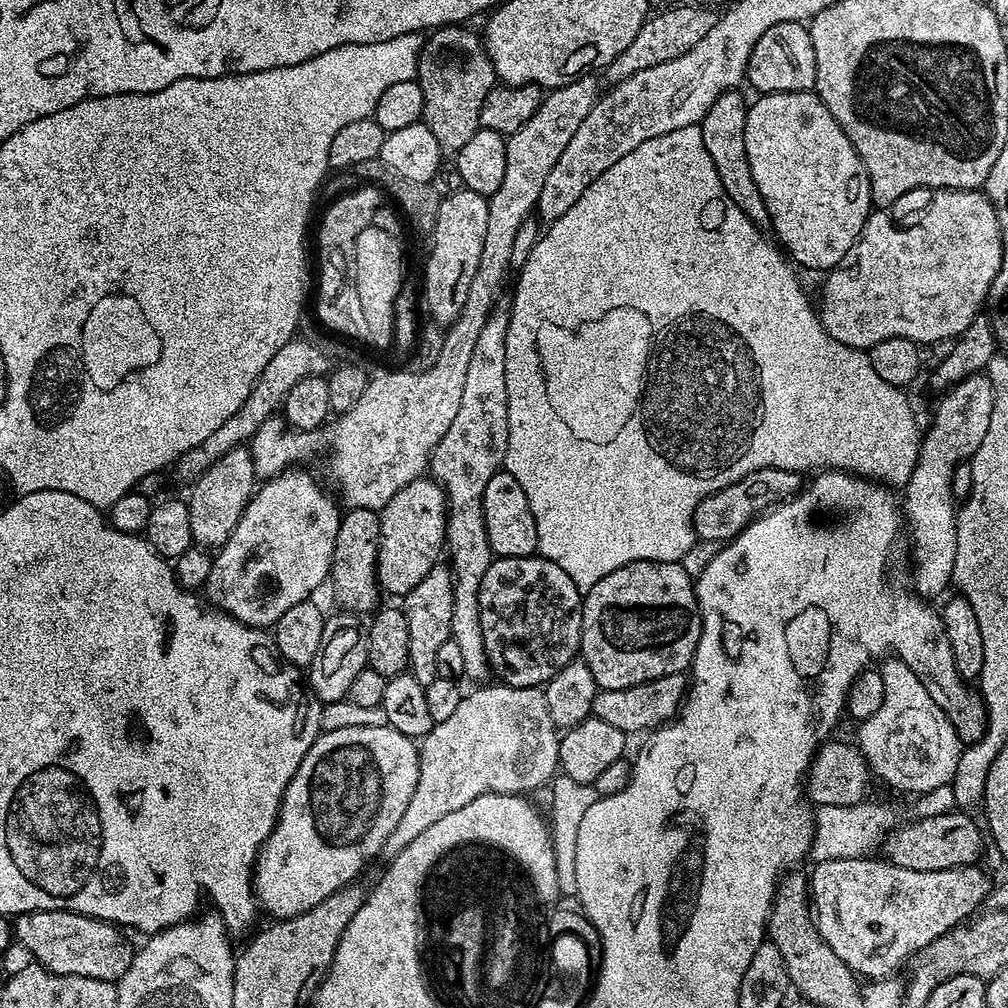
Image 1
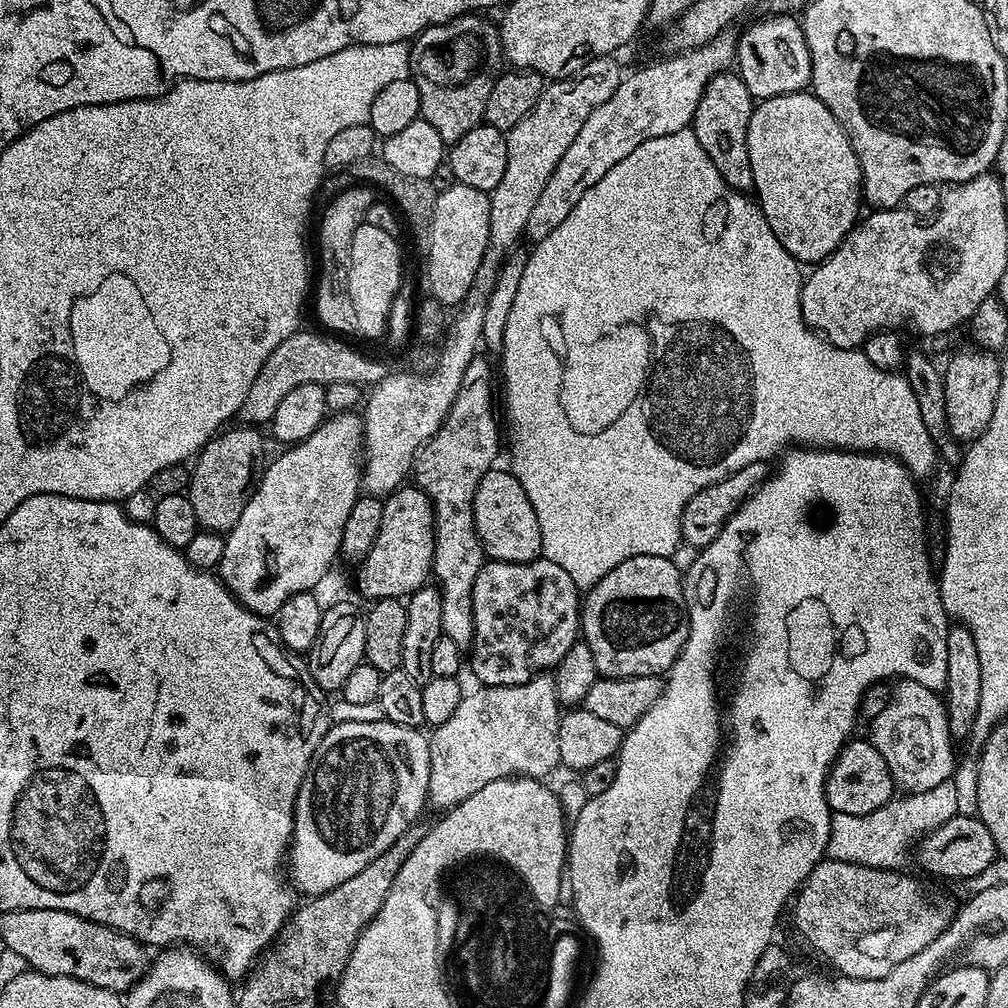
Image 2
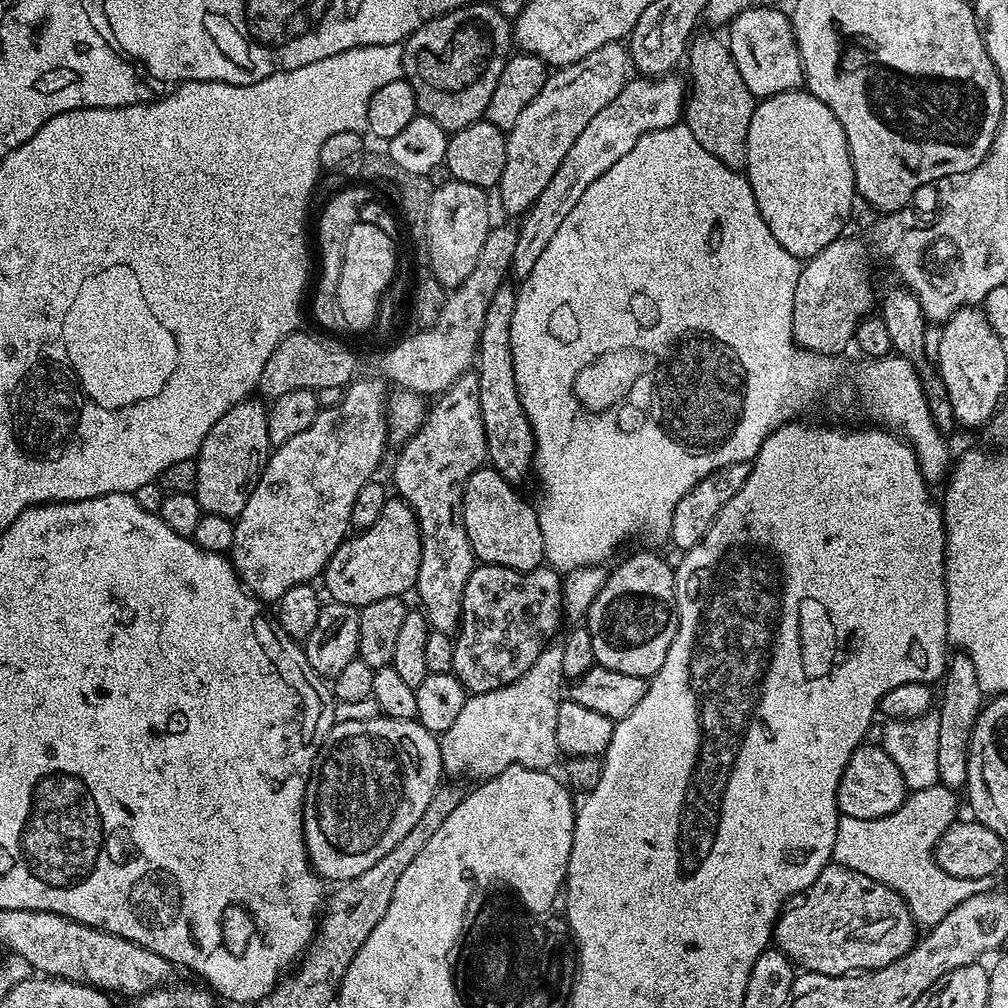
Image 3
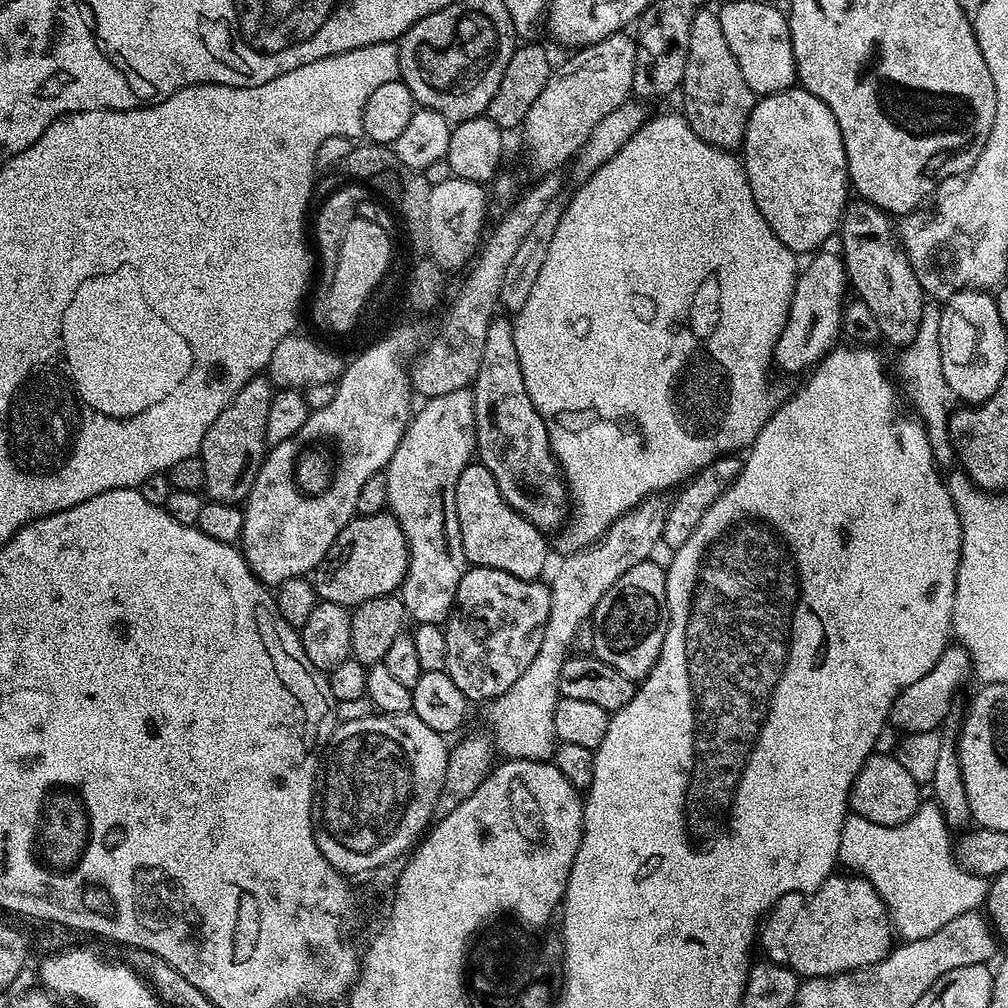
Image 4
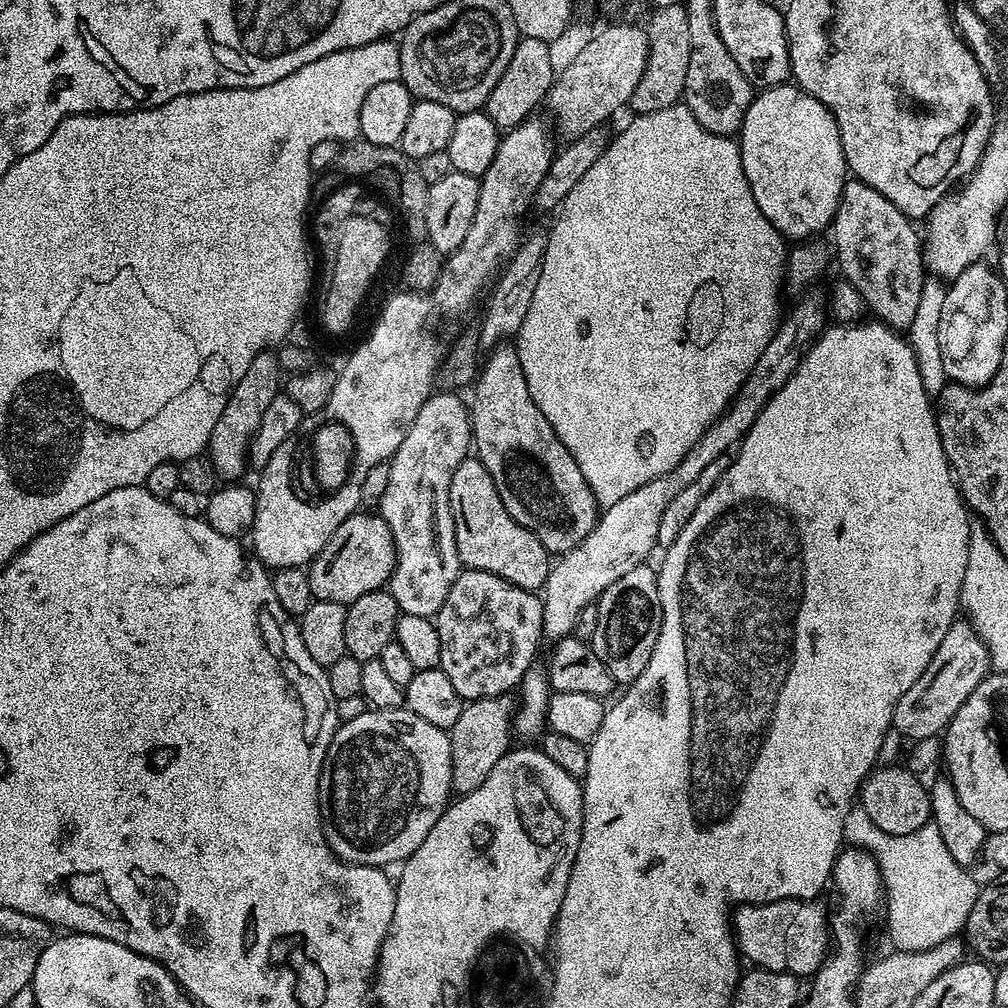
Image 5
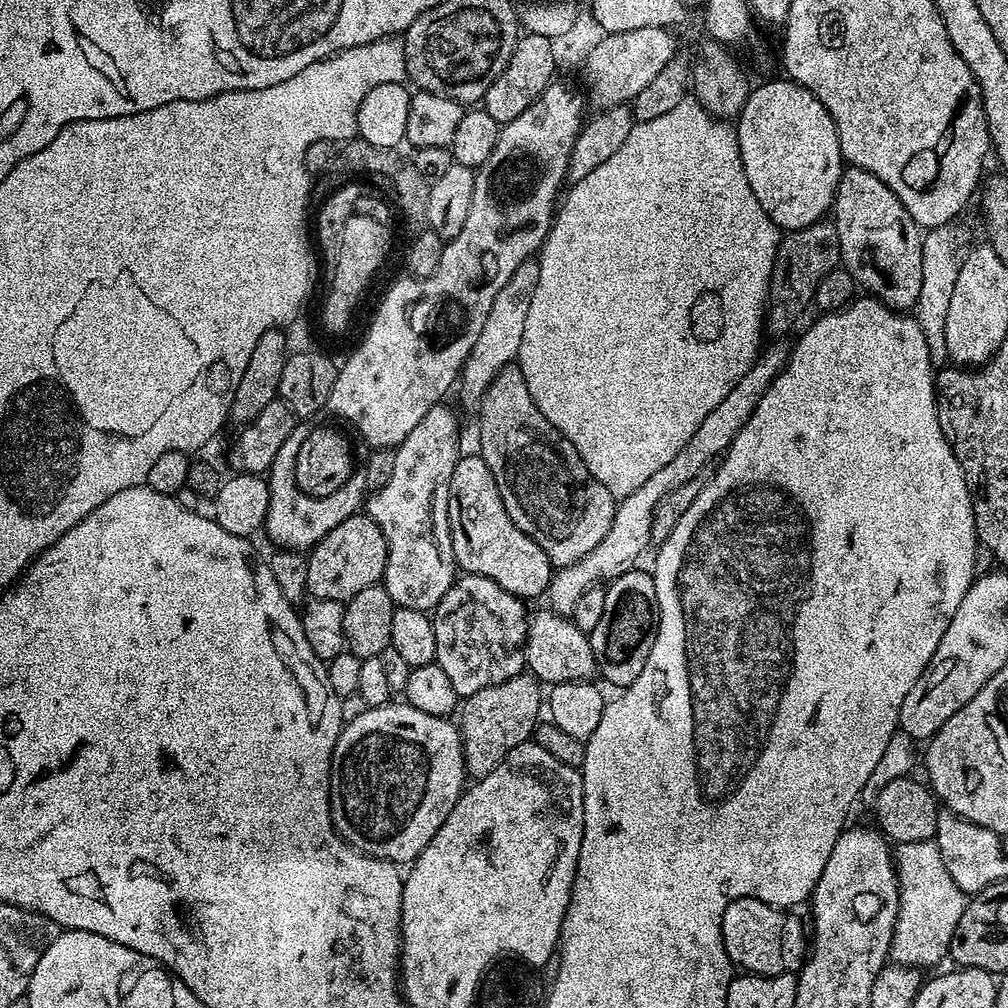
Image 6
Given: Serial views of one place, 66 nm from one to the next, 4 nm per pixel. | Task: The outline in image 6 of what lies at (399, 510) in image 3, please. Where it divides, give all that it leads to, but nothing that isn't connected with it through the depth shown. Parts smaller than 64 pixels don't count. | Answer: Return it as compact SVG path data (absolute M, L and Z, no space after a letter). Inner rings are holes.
M357 514L346 518L346 522L334 526L334 530L330 530L330 534L326 534L326 538L319 540L307 553L307 595L317 600L346 602L354 598L358 590L366 590L366 586L383 581L387 557L386 538L369 516Z

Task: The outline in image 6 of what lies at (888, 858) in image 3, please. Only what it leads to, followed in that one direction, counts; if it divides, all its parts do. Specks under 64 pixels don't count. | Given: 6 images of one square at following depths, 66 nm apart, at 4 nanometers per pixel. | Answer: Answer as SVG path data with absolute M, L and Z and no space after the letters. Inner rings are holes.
M935 839L895 845L894 863L896 877L900 883L900 905L898 906L898 918L894 922L894 934L890 938L889 961L913 970L932 968L943 956L945 959L949 955L954 930L958 926L958 918L962 918L966 893L958 890L954 878L950 878L949 872L946 871L946 865L942 863L942 854L938 854Z

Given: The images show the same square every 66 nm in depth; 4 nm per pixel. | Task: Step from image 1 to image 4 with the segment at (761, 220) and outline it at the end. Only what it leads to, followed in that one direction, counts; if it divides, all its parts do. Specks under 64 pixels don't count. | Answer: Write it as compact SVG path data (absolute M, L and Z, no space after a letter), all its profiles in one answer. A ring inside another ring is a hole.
M708 6L701 8L698 14L694 14L694 23L690 25L690 54L686 58L686 74L682 85L682 93L684 92L682 115L694 130L694 134L702 138L702 142L715 148L736 150L743 145L748 119L758 97L750 90L750 86L746 86L746 78L742 78L742 70L738 70L738 62L734 62L734 54L722 35L720 17L713 9L711 12L710 8Z

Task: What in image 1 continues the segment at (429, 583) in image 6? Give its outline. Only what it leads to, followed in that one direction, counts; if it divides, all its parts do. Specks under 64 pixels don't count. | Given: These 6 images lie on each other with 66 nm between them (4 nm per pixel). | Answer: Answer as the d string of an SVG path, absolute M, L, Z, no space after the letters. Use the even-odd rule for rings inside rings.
M500 298L492 306L486 318L486 324L478 333L478 342L470 357L470 366L466 370L466 383L462 389L462 403L458 406L458 415L450 422L450 430L442 434L442 442L434 446L431 458L428 459L427 471L431 479L439 484L448 500L448 521L444 531L446 560L452 569L452 589L454 590L454 608L450 618L452 638L458 642L464 662L464 676L467 679L484 682L489 679L490 669L486 658L486 646L482 642L482 618L478 614L478 590L482 586L482 574L491 566L494 553L486 538L486 522L482 514L482 494L486 494L486 482L494 478L496 472L504 467L504 455L508 445L508 403L506 402L506 330L508 329L508 313L510 304L507 299Z

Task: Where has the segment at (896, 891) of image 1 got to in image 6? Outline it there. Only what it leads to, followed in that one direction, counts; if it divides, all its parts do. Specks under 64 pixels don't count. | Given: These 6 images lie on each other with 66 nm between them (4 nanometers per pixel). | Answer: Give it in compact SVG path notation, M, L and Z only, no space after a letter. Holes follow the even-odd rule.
M747 896L738 898L726 906L722 914L722 942L733 965L740 964L745 973L758 976L777 976L783 972L799 973L810 947L806 928L788 910L781 910L771 904L763 904Z

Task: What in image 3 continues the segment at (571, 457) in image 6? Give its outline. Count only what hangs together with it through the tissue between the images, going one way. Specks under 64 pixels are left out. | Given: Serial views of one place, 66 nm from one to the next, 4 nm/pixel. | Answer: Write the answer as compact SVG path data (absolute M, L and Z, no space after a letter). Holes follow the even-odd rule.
M504 283L490 300L486 318L482 322L480 345L476 351L474 371L478 378L478 396L482 406L482 422L486 430L486 446L491 467L513 482L529 475L534 464L536 440L532 436L532 423L520 401L518 386L514 382L514 354L510 350L510 322L514 318L517 289Z

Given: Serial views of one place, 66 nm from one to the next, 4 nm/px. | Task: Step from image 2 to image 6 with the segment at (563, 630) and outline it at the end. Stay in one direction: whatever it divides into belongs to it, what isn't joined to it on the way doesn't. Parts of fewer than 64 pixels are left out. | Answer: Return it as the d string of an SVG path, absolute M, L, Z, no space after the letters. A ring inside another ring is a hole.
M471 574L461 575L452 583L450 590L446 590L446 598L442 598L431 613L435 663L442 666L442 671L450 677L457 697L478 694L478 690L486 690L486 686L498 686L498 682L506 682L506 678L514 678L525 671L524 647L528 641L530 612L524 609L524 604L521 597L510 594L510 590L502 590L498 582Z

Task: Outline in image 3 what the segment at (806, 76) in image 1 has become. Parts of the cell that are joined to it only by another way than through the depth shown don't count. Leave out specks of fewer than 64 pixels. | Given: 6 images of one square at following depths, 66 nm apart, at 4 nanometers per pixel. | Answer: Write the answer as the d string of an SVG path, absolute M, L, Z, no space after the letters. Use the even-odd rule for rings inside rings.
M779 7L742 10L726 28L728 53L734 66L738 66L738 74L742 74L742 82L746 82L746 90L757 98L795 92L804 84L802 54L792 29L792 17L787 11L780 11Z

